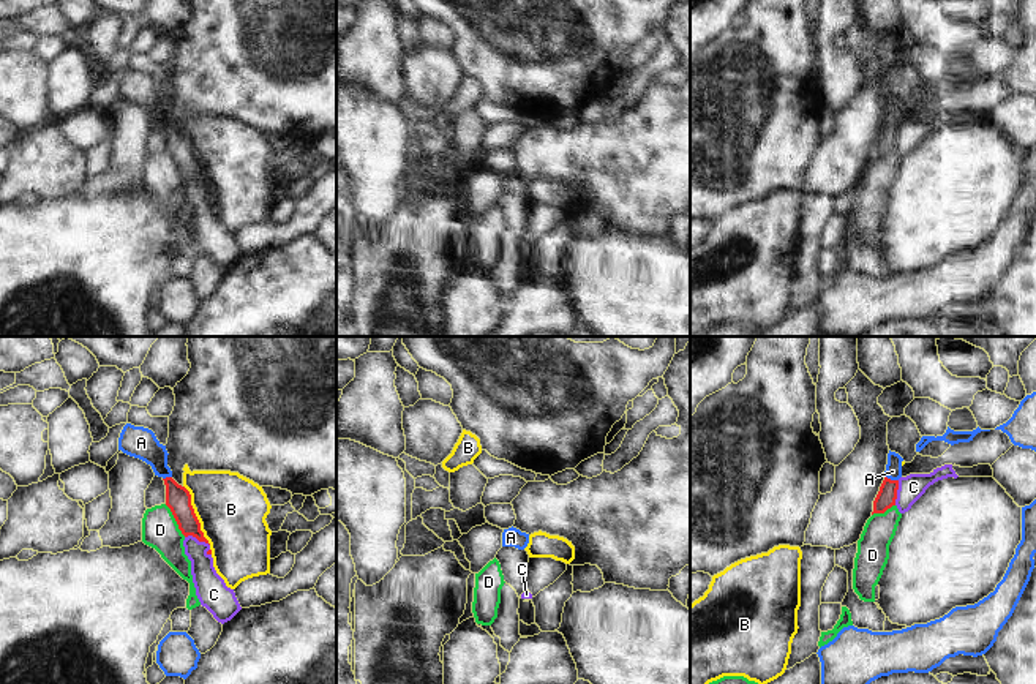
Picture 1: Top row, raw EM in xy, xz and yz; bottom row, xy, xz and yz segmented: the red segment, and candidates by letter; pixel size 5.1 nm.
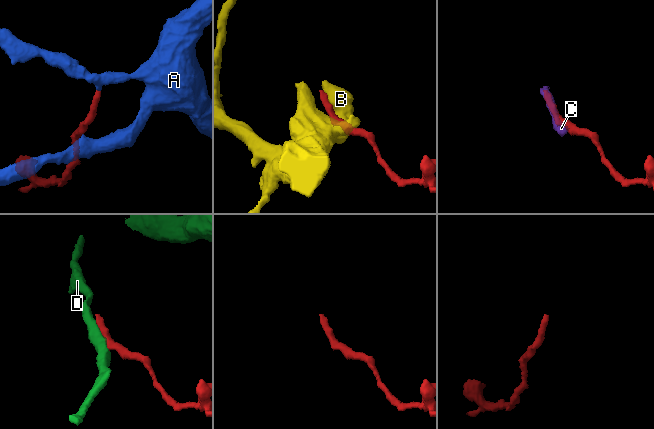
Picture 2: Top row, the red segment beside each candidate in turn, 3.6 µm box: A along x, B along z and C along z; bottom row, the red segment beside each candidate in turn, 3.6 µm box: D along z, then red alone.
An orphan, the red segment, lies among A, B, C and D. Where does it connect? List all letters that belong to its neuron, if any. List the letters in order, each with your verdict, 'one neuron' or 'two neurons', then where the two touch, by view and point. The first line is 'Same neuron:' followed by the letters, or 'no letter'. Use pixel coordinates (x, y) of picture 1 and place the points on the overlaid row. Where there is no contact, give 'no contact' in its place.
Same neuron: A
A: one neuron | yz (889, 479)
B: two neurons | xy (195, 515)
C: two neurons | xy (198, 539)
D: two neurons | xy (176, 520)

